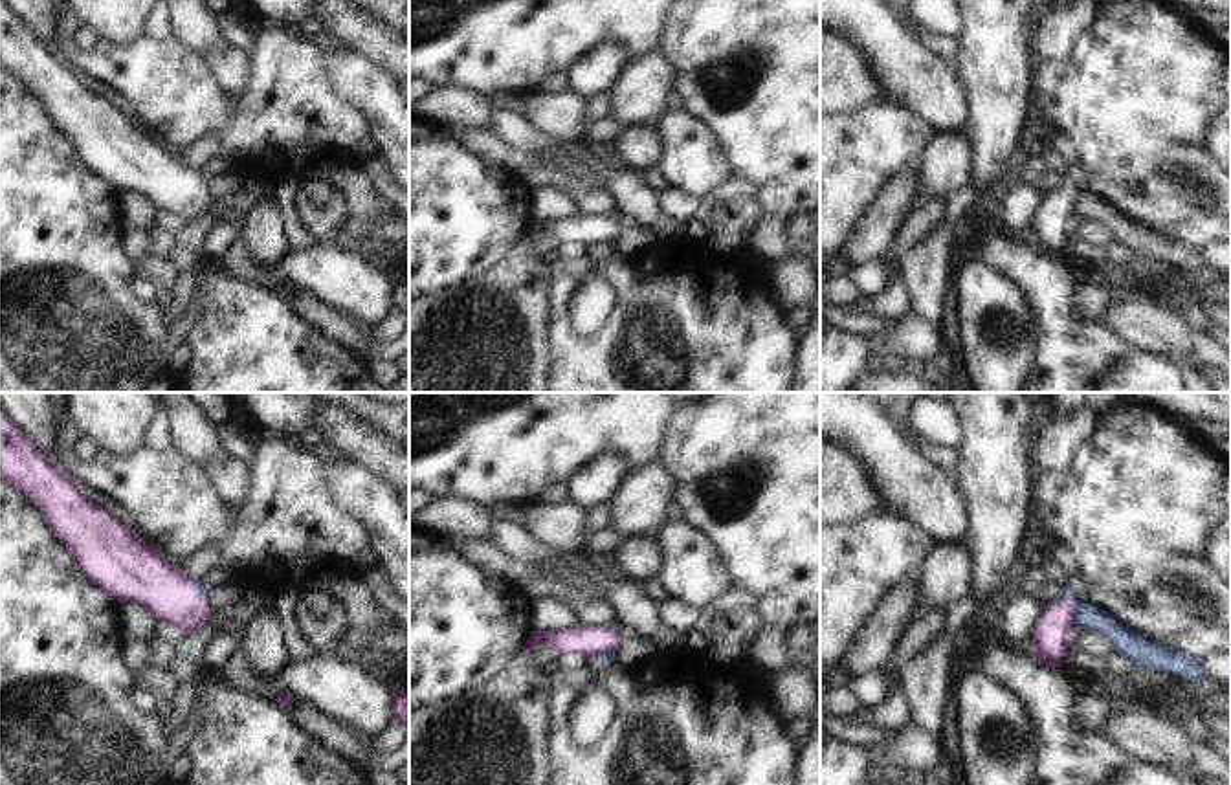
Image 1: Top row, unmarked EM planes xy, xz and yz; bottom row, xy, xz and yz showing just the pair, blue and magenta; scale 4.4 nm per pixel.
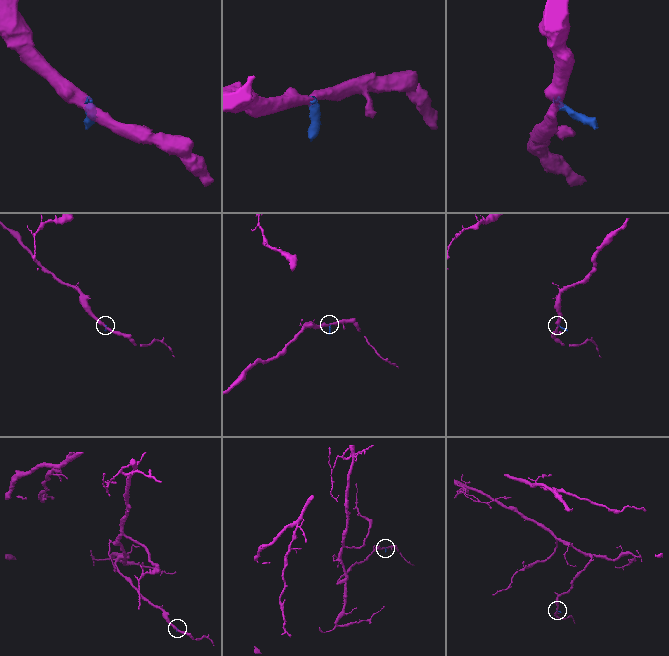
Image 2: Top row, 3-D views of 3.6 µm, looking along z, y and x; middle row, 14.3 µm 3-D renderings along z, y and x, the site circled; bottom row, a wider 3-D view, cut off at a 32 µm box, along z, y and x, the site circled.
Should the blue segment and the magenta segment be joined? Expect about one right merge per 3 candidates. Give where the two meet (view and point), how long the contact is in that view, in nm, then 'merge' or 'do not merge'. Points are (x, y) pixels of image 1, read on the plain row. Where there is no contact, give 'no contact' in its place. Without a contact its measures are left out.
contact yz (1075, 197); length 130 nm; merge

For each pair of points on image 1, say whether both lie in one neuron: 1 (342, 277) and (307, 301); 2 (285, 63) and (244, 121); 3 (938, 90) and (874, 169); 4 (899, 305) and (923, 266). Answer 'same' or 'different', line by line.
1: different
2: same
3: different
4: different

